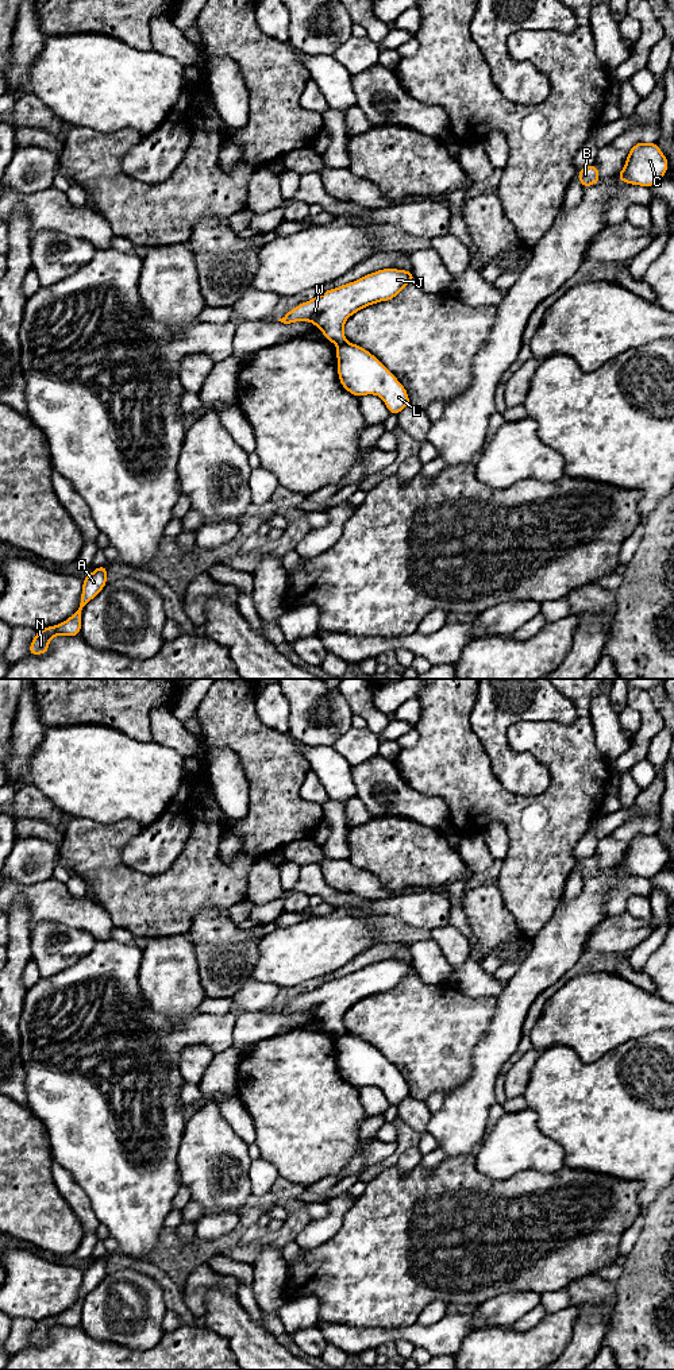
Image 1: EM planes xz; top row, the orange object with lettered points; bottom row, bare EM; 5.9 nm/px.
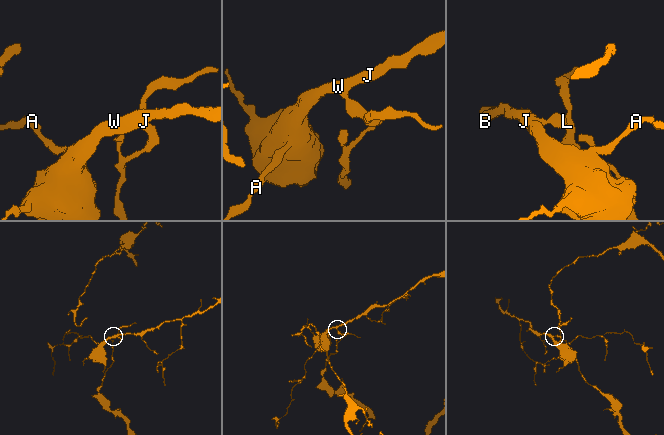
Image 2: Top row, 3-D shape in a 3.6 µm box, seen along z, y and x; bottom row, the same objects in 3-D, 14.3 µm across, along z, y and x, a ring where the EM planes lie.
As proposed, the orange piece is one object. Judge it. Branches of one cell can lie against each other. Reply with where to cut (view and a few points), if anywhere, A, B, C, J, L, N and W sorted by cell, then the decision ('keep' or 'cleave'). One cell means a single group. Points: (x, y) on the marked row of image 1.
cut in xz along (346, 340), (338, 346); A B C J N W / L; cleave

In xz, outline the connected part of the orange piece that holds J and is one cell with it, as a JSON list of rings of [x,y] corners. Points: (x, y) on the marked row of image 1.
[[[393,267],[382,269],[361,277],[354,282],[330,289],[323,294],[297,305],[278,321],[284,324],[311,321],[316,328],[323,331],[326,340],[340,346],[347,341],[343,327],[350,316],[353,316],[355,312],[359,312],[365,306],[370,306],[371,304],[393,300],[412,281],[416,281],[413,271],[397,270]]]

